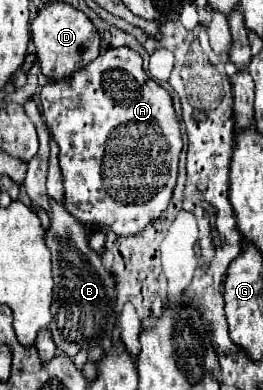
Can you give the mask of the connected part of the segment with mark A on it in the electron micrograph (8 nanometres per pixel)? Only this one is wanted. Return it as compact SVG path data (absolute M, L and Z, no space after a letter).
M110 47L104 53L100 53L100 57L94 59L94 63L78 69L78 73L70 75L68 79L62 81L48 81L46 85L42 85L40 89L40 101L42 101L42 117L46 121L46 125L50 127L60 153L58 153L58 161L60 161L60 169L62 169L62 185L64 185L64 207L70 215L74 215L82 225L92 225L98 229L106 229L112 231L118 237L132 237L138 235L150 221L158 219L162 215L162 211L168 207L174 185L176 185L176 175L178 175L178 155L182 151L182 137L180 137L180 125L172 107L172 97L166 93L166 89L162 89L158 83L154 83L142 67L142 57L126 47Z

